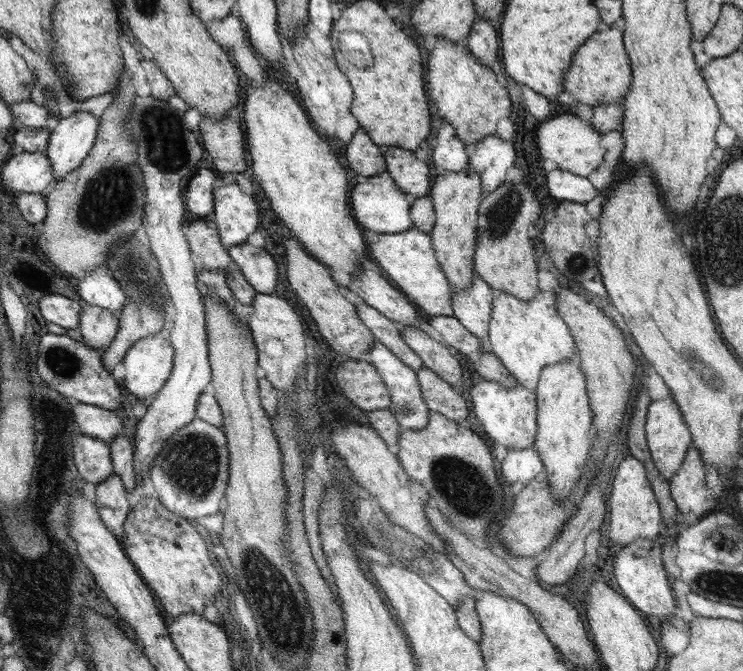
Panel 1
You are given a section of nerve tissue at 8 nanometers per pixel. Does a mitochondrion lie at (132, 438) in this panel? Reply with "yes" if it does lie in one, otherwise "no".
no

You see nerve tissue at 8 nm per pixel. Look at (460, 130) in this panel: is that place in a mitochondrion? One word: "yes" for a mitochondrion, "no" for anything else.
no

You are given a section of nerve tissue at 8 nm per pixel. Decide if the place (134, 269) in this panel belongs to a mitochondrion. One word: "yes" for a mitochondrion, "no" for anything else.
yes

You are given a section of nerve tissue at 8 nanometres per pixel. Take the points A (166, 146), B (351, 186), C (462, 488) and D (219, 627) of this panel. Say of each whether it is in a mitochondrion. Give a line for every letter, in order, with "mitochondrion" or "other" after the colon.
A: mitochondrion
B: other
C: mitochondrion
D: other

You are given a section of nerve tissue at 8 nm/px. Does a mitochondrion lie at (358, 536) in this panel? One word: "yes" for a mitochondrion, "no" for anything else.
no

